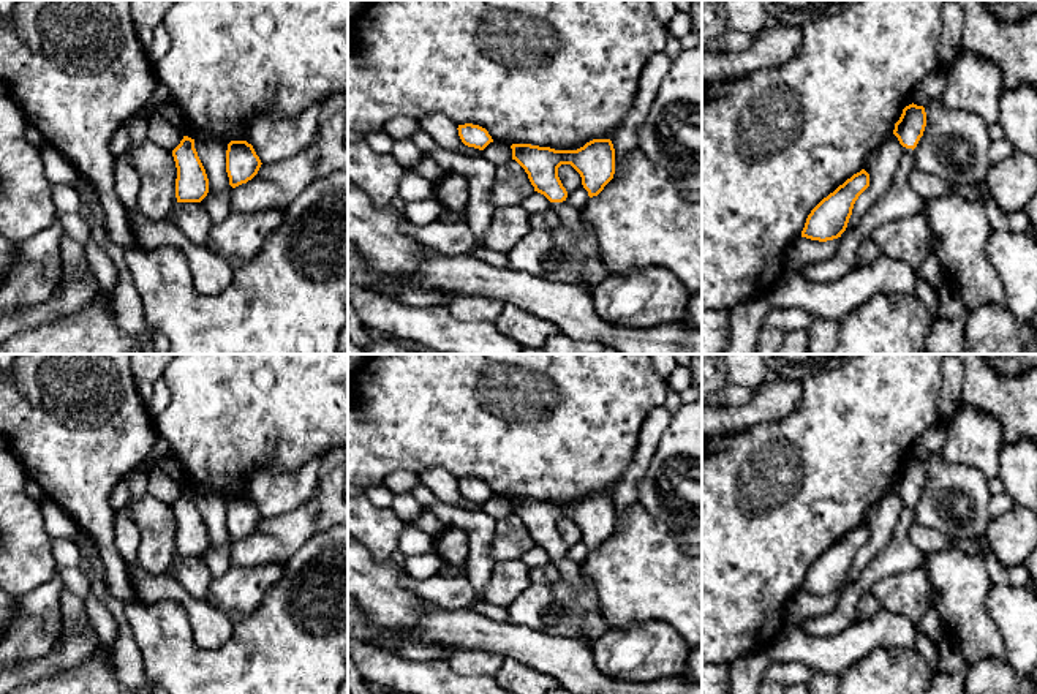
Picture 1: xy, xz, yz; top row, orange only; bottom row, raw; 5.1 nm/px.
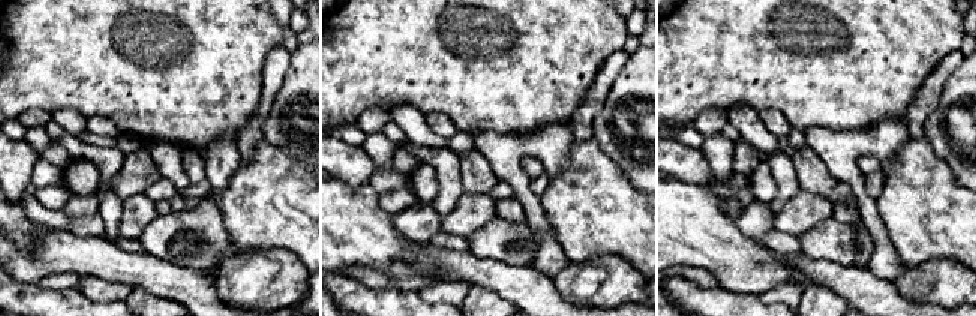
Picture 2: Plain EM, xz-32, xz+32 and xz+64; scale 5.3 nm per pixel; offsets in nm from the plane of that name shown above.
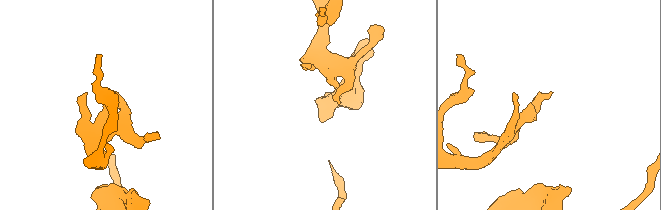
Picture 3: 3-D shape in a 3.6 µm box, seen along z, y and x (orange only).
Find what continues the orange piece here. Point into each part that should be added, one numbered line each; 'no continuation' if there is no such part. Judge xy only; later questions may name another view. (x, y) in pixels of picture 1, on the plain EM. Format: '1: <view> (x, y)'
no continuation

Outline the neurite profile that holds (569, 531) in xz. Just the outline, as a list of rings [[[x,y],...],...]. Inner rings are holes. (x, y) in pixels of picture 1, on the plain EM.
[[[561,519],[558,522],[558,531],[568,547],[583,541],[580,528],[571,519]]]

